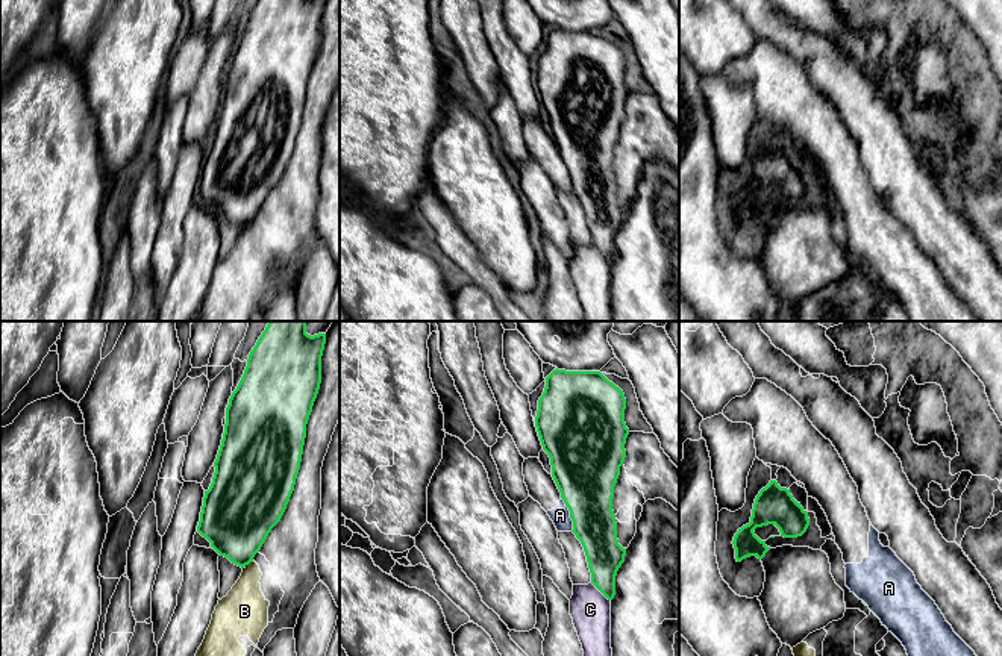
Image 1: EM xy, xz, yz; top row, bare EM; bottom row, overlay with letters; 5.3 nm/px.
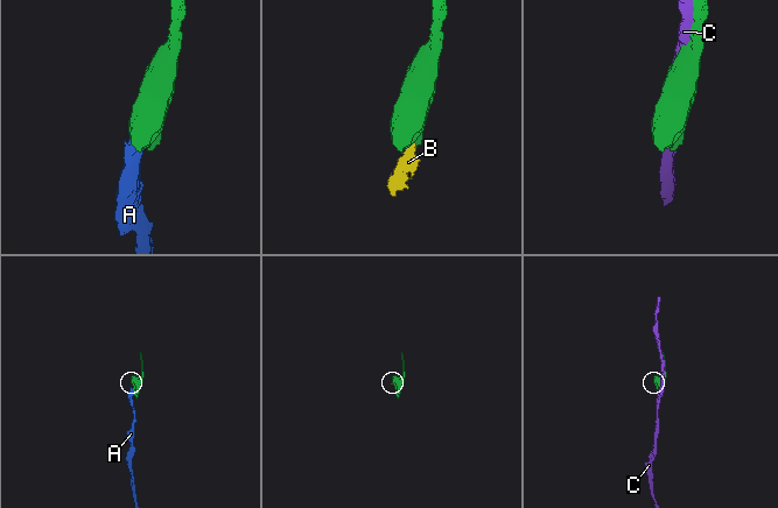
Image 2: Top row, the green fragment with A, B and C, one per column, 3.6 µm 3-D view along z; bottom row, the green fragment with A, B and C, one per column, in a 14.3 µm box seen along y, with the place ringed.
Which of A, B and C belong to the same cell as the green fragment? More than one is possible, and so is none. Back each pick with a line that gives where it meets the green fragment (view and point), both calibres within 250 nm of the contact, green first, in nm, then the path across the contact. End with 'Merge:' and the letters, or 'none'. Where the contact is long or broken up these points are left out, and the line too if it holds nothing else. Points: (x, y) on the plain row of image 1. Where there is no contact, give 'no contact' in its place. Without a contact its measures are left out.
Merge: none

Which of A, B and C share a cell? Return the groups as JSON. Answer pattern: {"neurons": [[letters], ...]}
{"neurons": [["A"], ["B"], ["C"]]}

